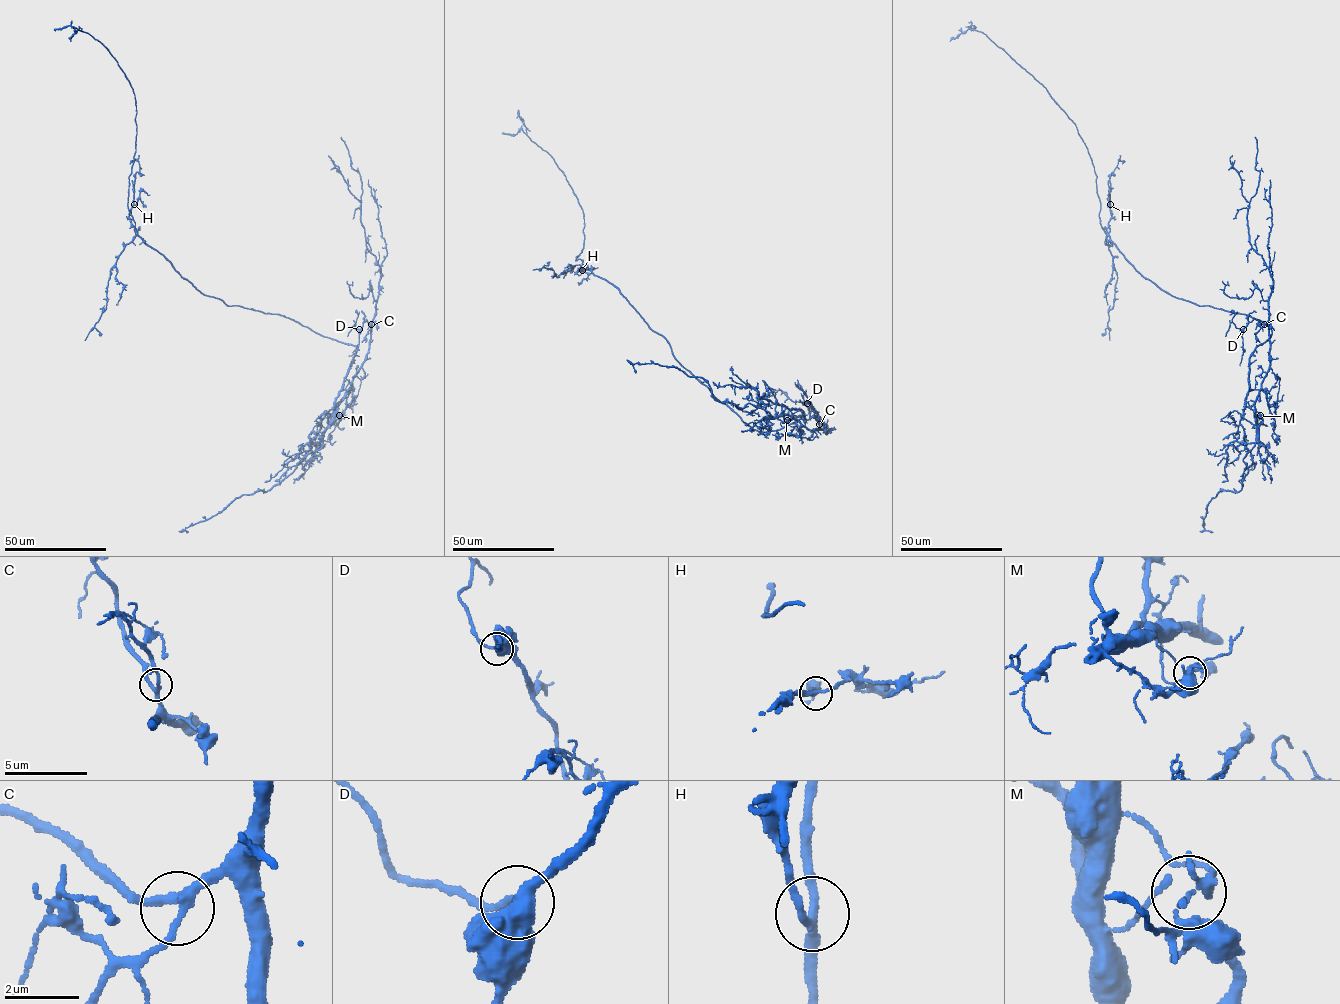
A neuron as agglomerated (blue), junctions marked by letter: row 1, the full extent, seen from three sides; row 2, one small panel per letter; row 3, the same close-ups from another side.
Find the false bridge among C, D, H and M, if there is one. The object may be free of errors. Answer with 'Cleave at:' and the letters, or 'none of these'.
Cleave at: M

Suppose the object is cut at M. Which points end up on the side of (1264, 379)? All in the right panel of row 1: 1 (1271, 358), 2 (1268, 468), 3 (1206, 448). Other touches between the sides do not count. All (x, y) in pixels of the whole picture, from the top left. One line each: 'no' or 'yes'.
1: yes
2: no
3: yes

